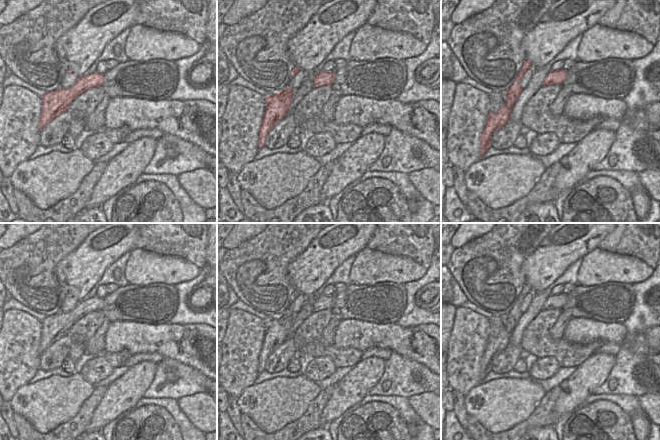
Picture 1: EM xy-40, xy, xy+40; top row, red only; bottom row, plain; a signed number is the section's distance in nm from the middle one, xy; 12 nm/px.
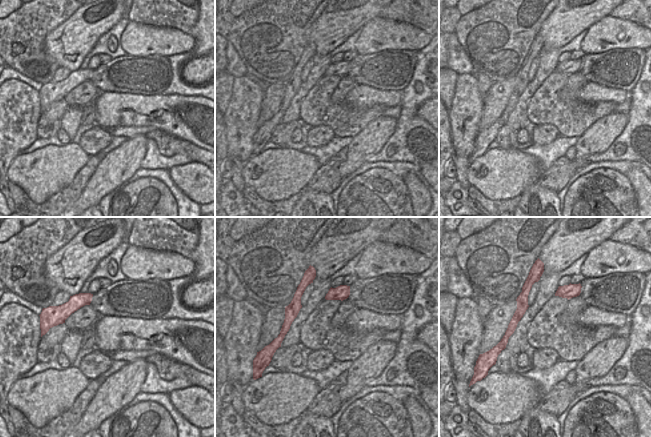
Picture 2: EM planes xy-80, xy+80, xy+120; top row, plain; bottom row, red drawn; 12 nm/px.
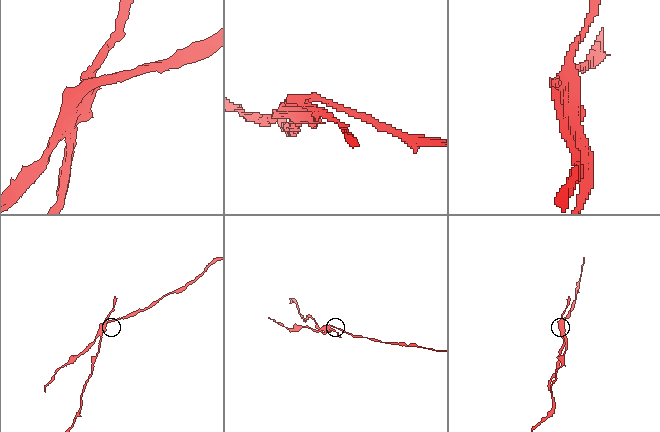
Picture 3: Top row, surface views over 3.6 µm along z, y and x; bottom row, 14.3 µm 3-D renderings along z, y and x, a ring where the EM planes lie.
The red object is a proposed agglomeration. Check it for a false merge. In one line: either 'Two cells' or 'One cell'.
Two cells

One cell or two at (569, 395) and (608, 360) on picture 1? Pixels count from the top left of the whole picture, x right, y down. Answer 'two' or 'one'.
one

